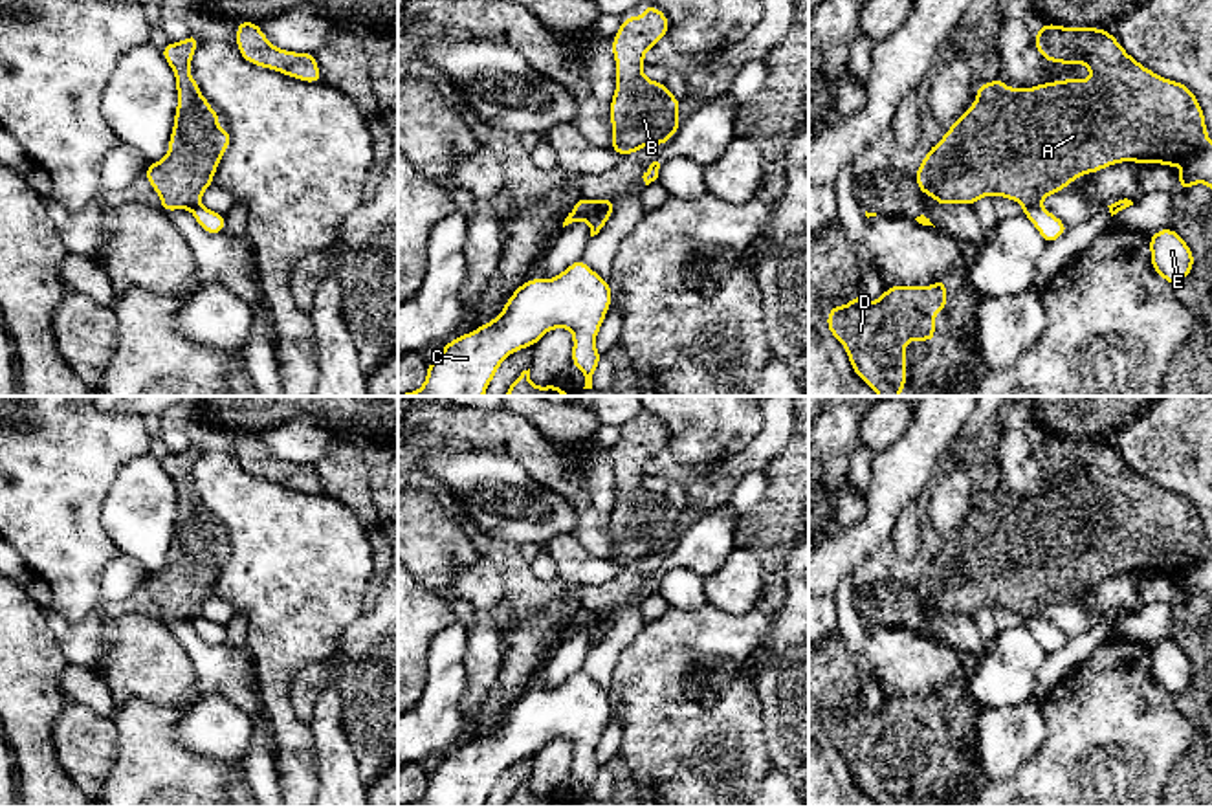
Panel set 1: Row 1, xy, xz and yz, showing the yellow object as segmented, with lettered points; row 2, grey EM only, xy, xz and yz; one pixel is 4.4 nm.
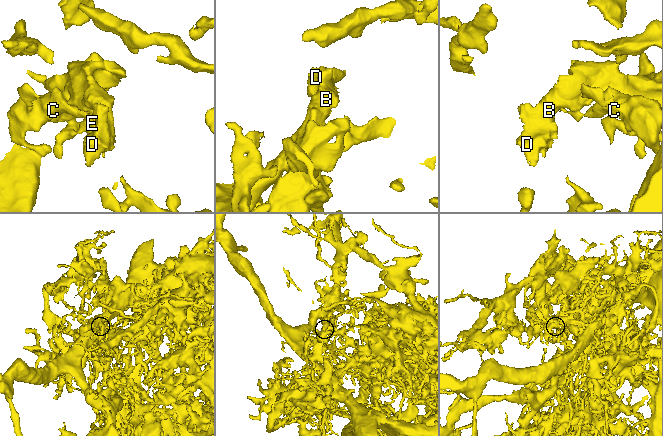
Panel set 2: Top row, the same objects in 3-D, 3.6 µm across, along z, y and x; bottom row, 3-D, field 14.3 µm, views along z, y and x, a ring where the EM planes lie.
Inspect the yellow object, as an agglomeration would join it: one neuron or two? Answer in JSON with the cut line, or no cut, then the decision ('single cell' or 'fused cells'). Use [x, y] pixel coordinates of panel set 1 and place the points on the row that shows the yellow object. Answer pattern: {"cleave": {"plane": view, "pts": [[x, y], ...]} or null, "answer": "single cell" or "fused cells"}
{"cleave": {"plane": "yz", "pts": [[1038, 204], [1024, 208]]}, "answer": "fused cells"}

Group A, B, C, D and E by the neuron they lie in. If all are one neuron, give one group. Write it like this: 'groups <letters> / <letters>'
groups A B D / C E

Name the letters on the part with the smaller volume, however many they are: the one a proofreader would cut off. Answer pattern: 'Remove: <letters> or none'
Remove: A, B, D

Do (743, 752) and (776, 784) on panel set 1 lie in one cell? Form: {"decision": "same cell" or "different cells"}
{"decision": "different cells"}

